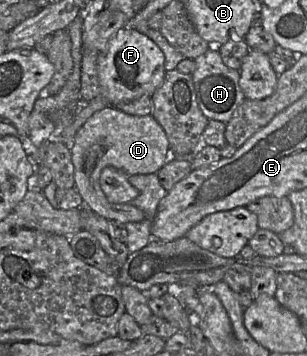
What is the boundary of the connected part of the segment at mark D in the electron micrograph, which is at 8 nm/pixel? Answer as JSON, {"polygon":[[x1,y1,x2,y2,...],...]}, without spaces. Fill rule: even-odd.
{"polygon":[[114,106,99,110,84,123,74,137,71,153,75,188,85,206,110,221,123,224,145,220,144,212,129,203,110,202,100,186,101,172,112,166,128,175,157,173,171,157,167,135,153,115,135,116]]}

